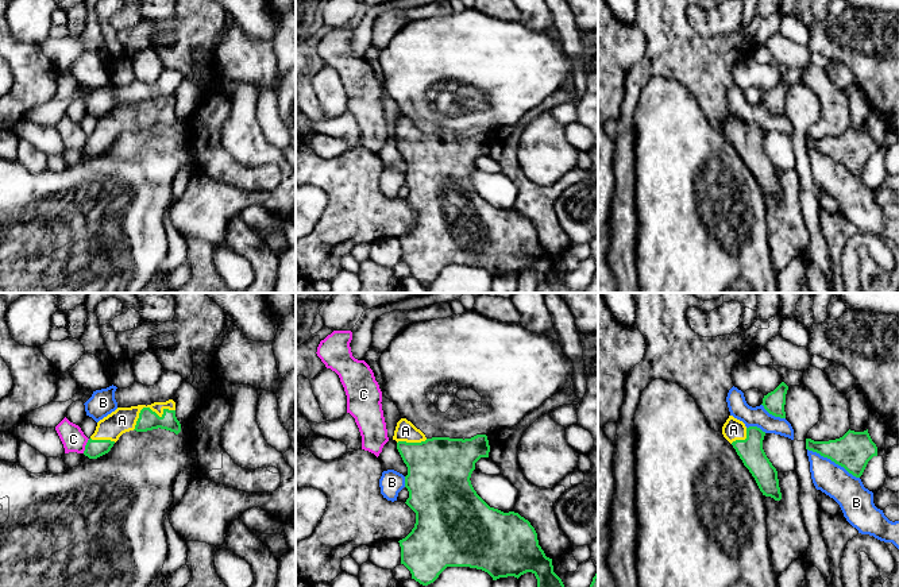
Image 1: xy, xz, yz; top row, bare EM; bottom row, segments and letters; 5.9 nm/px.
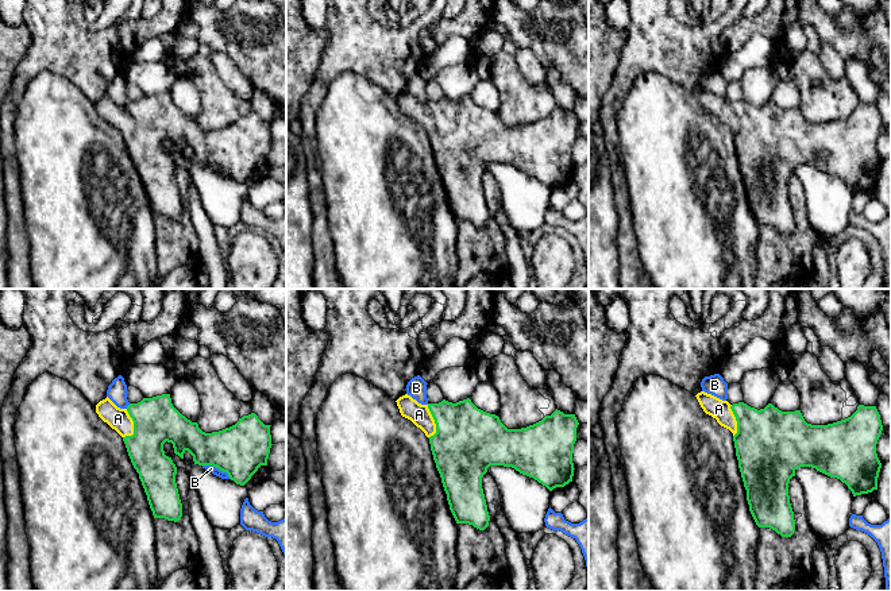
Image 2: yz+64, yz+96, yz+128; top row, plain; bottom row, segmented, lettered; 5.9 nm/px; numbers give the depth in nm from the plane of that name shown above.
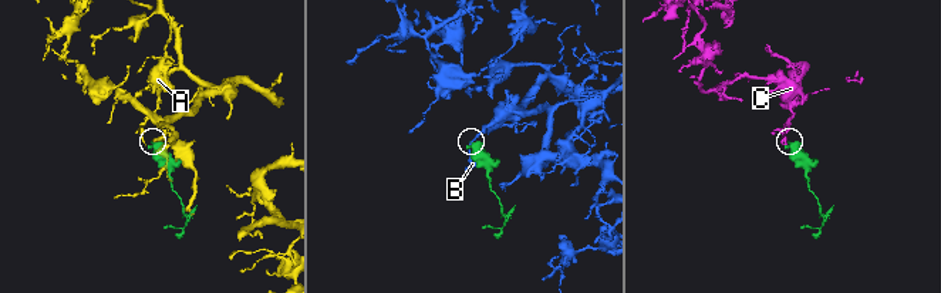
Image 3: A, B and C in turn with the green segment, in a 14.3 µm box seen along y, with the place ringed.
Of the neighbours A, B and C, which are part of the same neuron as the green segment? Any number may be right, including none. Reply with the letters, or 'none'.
A

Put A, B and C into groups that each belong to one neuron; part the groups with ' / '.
A / B / C

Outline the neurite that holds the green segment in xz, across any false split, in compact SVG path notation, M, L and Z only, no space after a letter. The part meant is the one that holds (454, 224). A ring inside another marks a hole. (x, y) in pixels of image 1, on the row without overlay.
M406 116L397 120L393 138L397 139L397 147L408 165L405 185L409 189L406 202L416 211L416 221L412 229L402 237L401 262L412 271L412 277L423 283L433 281L447 264L470 264L487 270L493 278L499 275L520 275L532 270L537 277L536 293L598 293L598 270L586 290L570 290L562 277L553 270L552 256L547 255L539 243L537 231L528 217L518 211L503 211L490 205L474 188L471 171L475 161L481 155L489 155L490 143L486 132L476 132L471 136L432 135L417 127Z

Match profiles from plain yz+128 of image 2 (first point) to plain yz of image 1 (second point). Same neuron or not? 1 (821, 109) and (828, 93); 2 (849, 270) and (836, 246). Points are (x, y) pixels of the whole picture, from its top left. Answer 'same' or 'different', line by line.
1: same
2: different

